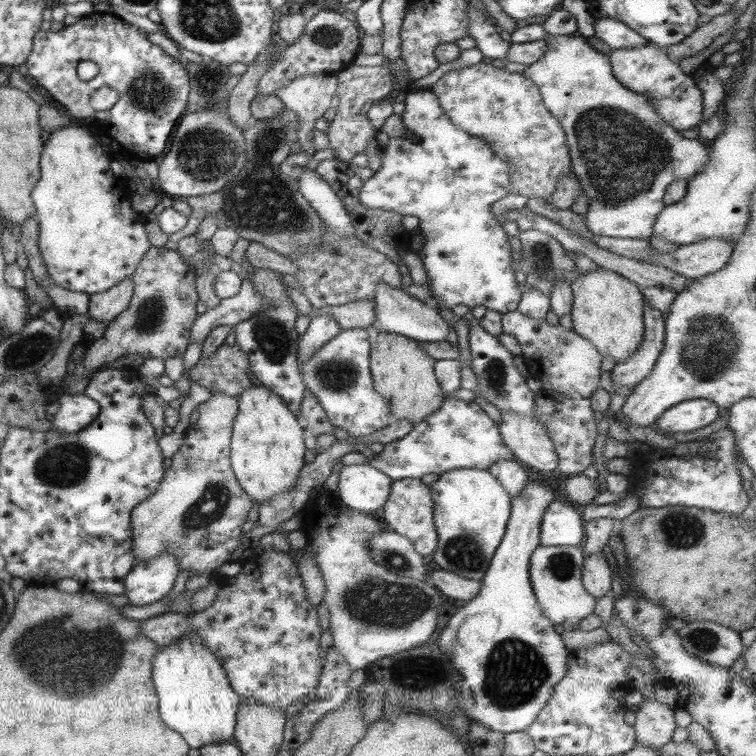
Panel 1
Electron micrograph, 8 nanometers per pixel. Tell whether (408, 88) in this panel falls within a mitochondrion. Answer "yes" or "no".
no

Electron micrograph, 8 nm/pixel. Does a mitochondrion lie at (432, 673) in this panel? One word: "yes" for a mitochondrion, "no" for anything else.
no

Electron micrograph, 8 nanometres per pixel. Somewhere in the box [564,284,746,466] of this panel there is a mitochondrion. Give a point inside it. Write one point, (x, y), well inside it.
(709, 345)

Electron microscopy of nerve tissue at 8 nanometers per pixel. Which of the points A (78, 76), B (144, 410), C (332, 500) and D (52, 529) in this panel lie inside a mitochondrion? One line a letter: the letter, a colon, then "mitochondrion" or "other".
A: other
B: other
C: other
D: other

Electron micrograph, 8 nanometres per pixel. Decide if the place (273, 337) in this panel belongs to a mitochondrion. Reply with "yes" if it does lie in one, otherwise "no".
yes

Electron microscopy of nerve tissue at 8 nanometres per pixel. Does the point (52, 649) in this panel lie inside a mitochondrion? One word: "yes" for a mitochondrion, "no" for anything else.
yes

